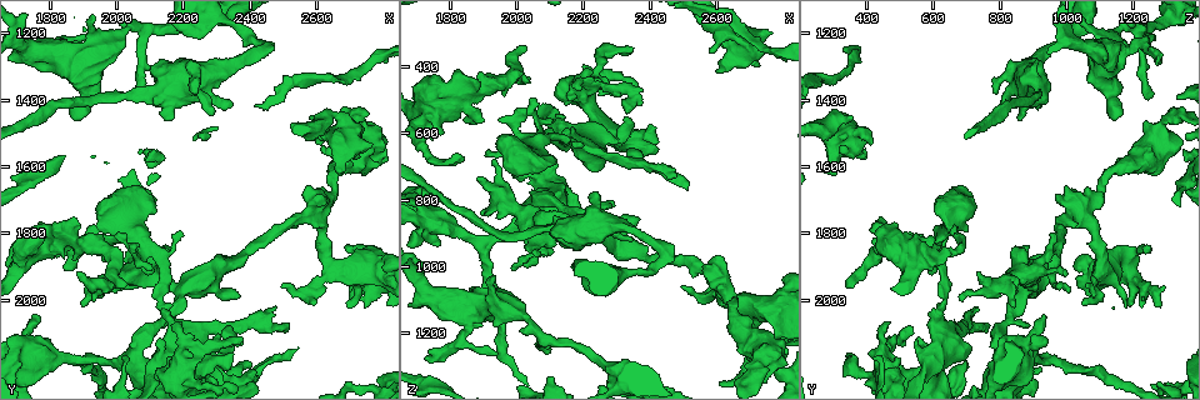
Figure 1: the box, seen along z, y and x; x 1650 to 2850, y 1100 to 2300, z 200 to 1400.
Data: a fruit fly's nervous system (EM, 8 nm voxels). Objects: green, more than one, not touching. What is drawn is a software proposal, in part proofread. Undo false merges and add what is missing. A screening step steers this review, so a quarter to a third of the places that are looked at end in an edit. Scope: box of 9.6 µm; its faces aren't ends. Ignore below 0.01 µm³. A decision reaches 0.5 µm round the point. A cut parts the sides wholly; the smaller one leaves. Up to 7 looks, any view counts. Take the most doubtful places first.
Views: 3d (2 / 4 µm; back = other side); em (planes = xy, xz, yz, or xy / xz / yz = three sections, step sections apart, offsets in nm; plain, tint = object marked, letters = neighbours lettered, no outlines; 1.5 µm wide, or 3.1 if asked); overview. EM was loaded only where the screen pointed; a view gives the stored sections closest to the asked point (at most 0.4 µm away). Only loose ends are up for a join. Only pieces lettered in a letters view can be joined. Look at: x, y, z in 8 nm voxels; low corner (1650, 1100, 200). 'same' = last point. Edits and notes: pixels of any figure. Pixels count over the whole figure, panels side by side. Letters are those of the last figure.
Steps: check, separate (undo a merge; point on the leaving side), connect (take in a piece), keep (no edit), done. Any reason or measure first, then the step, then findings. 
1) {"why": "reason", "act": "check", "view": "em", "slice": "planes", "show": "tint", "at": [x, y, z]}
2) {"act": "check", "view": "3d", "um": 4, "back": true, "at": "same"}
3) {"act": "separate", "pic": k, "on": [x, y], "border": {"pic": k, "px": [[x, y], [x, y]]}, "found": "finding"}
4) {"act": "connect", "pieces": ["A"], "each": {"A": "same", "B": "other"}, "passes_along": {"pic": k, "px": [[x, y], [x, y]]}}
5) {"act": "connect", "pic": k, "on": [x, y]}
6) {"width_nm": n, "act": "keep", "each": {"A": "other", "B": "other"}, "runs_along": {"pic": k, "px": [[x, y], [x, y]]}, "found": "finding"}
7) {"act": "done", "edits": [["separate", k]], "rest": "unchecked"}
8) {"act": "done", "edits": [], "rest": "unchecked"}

{"why": "free end", "act": "check", "view": "3d", "um": 2, "at": [1880, 1910, 740]}

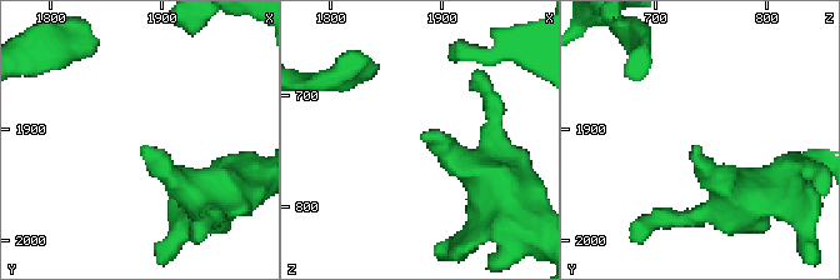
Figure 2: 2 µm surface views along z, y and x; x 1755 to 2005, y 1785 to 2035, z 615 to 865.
{"act": "check", "view": "em", "slice": "planes", "show": "plain", "at": [1882, 1918, 736]}

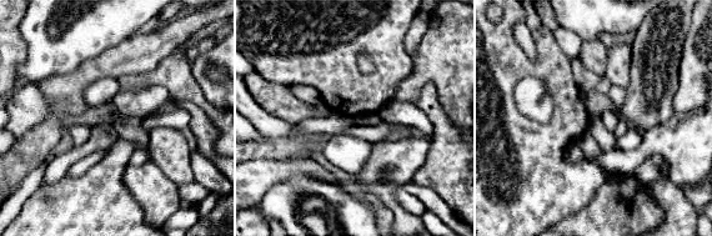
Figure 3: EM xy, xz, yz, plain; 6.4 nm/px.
{"act": "check", "view": "em", "slice": "planes", "show": "letters", "at": "same"}

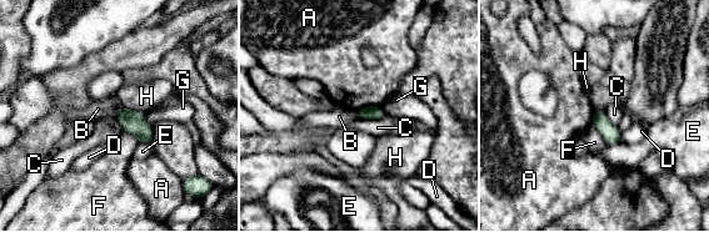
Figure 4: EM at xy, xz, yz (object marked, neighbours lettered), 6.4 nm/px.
{"act": "keep", "each": {"A": "other", "B": "other", "C": "other", "D": "other", "E": "other", "F": "other", "G": "other", "H": "other"}, "border": {"pic": 4, "px": [[121, 106], [115, 116]]}, "found": "none of them fits"}

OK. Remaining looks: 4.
{"why": "free end", "act": "check", "view": "em", "slice": "xz", "step": 8, "show": "letters", "at": [2760, 1530, 290]}

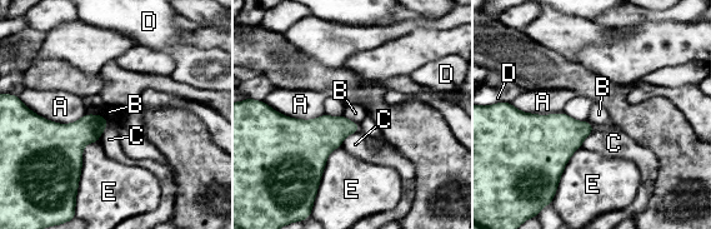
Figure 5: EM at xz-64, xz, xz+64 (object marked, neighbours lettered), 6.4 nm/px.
{"longest_contact_nm": ["A", 400], "act": "keep", "each": {"A": "other", "B": "other", "C": "other", "D": "other", "E": "other"}, "border": {"pic": 5, "px": [[343, 115], [359, 124]]}, "found": "none of them fits"}

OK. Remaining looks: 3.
{"why": "arms part here", "act": "check", "view": "em", "slice": "planes", "show": "letters", "at": [2190, 1980, 890]}

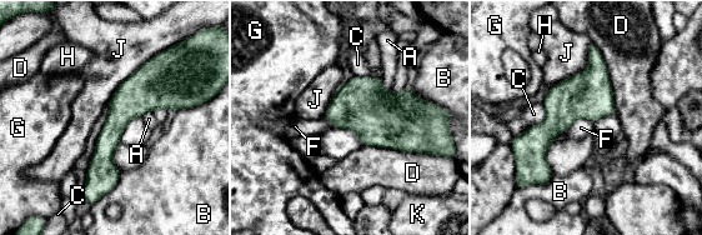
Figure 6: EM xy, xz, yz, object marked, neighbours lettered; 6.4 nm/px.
{"width_nm": 300, "act": "keep", "each": {"A": "other", "B": "other", "C": "other", "D": "other", "F": "other", "G": "other", "H": "other", "J": "other", "K": "other"}, "border": {"pic": 6, "px": [[592, 121], [576, 119], [552, 141]]}, "found": "all the same neuron"}

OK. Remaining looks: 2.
{"act": "done", "edits": [], "rest": "unchecked"}

